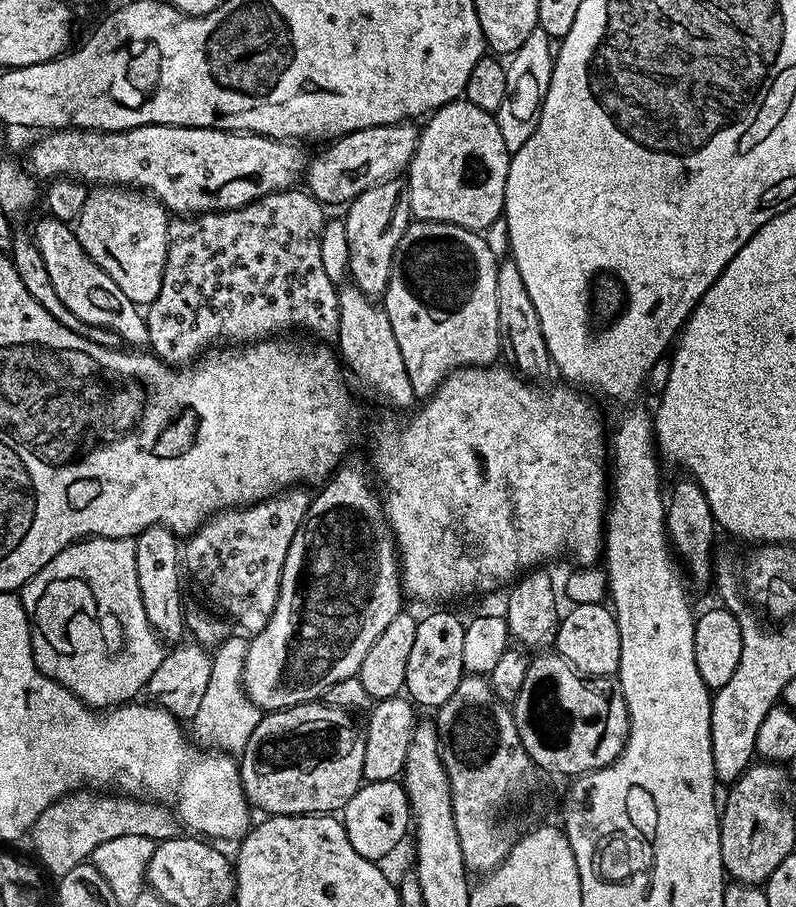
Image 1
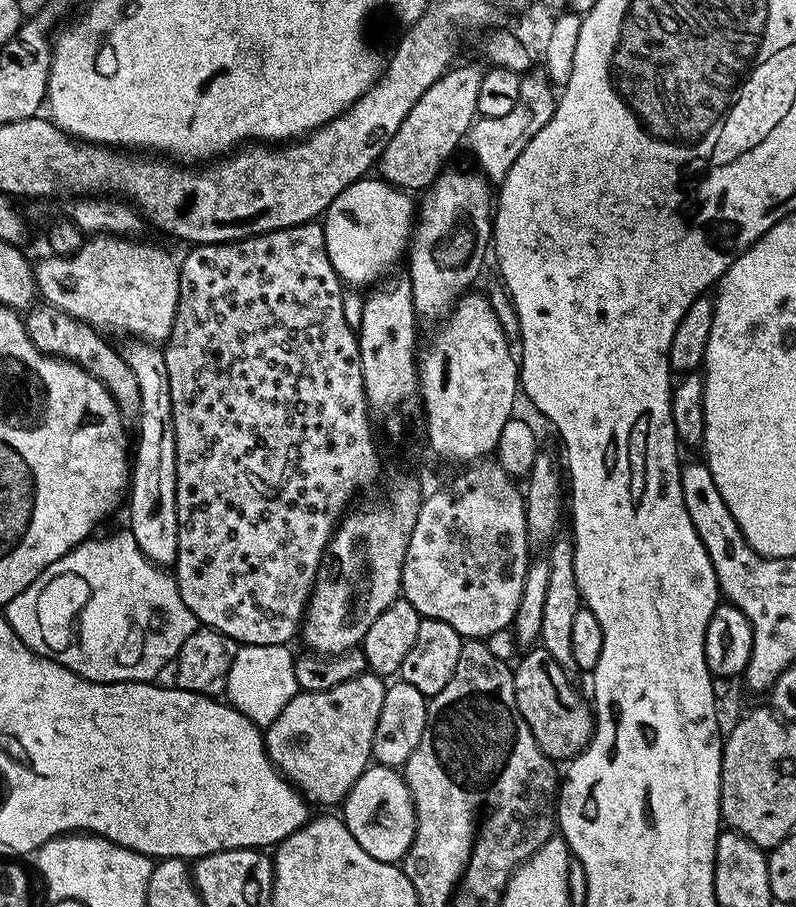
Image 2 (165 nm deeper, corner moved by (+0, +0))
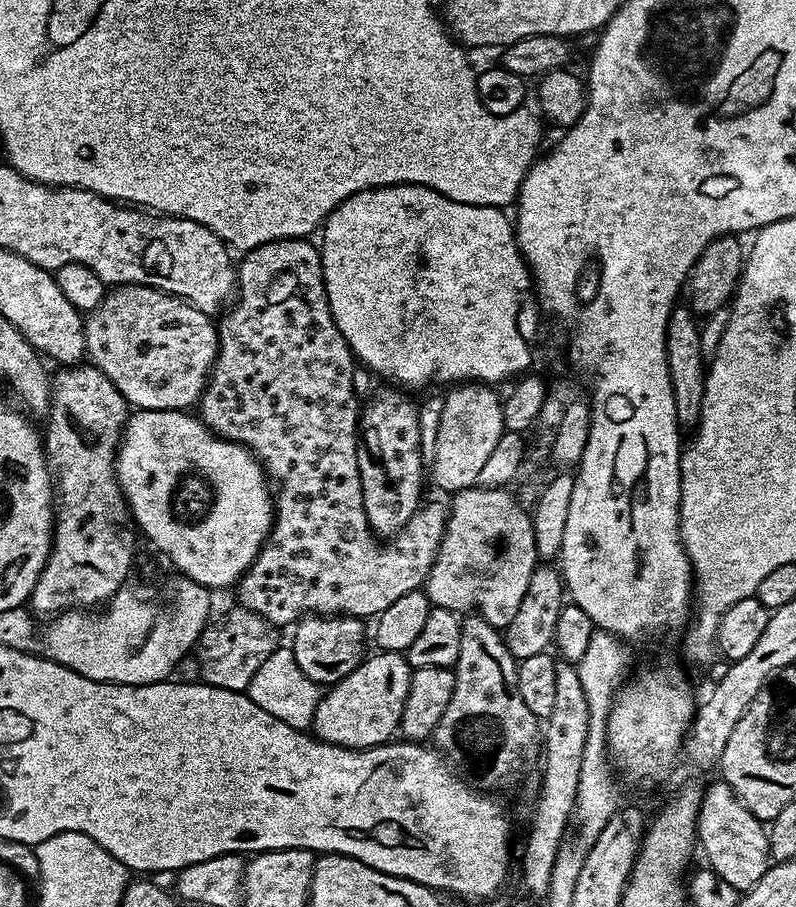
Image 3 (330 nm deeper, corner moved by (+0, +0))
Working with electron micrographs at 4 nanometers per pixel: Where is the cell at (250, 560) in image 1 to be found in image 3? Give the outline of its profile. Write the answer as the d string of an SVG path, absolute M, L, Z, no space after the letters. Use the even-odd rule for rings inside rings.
M308 238L271 240L269 244L263 244L243 253L241 260L244 261L239 261L236 274L238 291L235 293L234 303L219 317L219 319L221 318L218 320L220 345L216 351L216 361L212 364L212 371L208 374L208 383L205 384L204 392L198 401L200 421L224 440L233 440L235 444L243 444L259 460L271 491L274 493L274 519L269 538L256 555L256 561L249 566L240 583L234 588L234 593L236 592L237 598L240 599L237 600L239 607L250 609L254 614L266 618L273 626L295 625L305 614L375 618L380 615L382 610L386 610L386 606L398 602L398 598L402 598L402 594L421 591L435 564L435 558L439 553L439 544L447 529L449 514L449 509L444 504L442 506L425 503L412 515L410 522L406 522L404 529L387 542L377 539L372 528L368 525L366 510L362 502L362 482L358 470L360 449L358 447L358 406L356 410L358 399L354 392L352 373L354 357L346 338L342 338L332 317L324 285L324 267L320 261L320 250L315 243L312 245L312 242Z

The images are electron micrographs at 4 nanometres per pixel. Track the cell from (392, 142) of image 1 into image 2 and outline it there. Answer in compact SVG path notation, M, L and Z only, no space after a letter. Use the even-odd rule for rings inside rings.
M483 63L459 64L443 72L438 82L414 102L408 117L402 126L398 126L398 134L390 138L378 161L379 175L388 183L412 194L431 188L437 176L445 171L447 164L444 163L455 154L456 147L465 143L468 132L478 119L478 89L482 87L486 68Z

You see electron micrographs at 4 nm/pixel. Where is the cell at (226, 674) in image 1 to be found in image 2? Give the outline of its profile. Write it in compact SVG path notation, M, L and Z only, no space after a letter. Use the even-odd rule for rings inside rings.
M288 644L274 646L239 645L234 654L234 662L230 666L228 687L226 689L227 703L250 718L262 730L268 729L286 710L286 706L300 691L296 681L296 656Z

